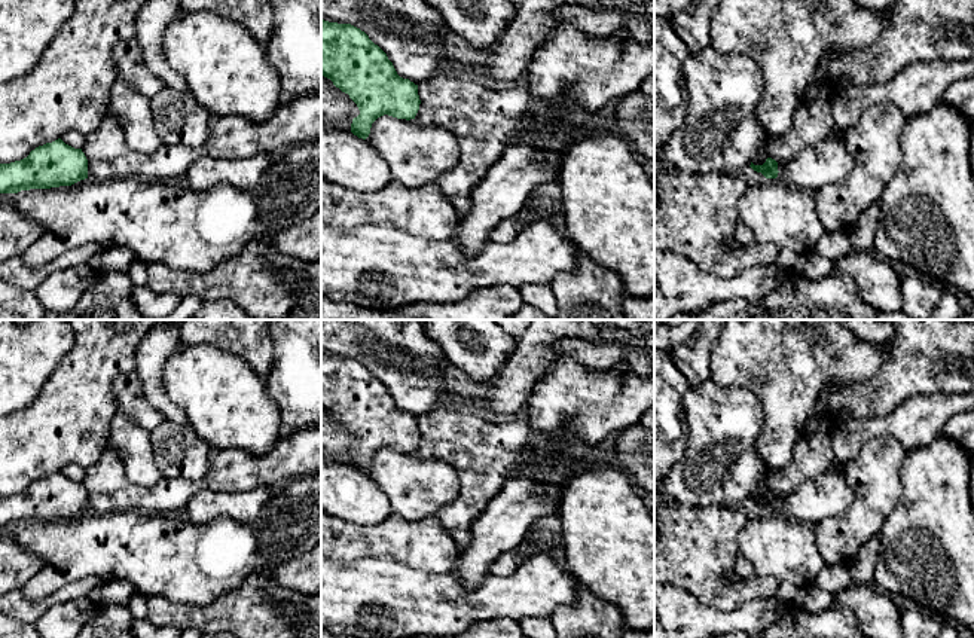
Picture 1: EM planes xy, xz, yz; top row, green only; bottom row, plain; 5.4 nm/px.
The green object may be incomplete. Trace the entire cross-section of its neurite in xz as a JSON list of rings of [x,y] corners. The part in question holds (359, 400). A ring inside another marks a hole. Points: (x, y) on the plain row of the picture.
[[[321,352],[321,409],[330,412],[357,437],[360,448],[352,452],[351,465],[358,471],[366,473],[372,457],[384,448],[410,454],[419,443],[418,418],[400,410],[387,387],[351,357]]]

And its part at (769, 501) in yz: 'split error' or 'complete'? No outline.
complete

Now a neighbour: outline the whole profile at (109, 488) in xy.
[[[321,424],[297,431],[284,430],[275,446],[265,455],[250,455],[245,451],[220,449],[211,452],[210,470],[204,482],[184,477],[164,479],[161,483],[143,488],[132,483],[116,449],[107,446],[101,457],[88,468],[82,485],[88,492],[88,512],[109,515],[116,512],[141,512],[144,515],[171,515],[184,509],[187,500],[202,488],[222,492],[247,492],[257,486],[275,488],[299,477],[321,474]]]

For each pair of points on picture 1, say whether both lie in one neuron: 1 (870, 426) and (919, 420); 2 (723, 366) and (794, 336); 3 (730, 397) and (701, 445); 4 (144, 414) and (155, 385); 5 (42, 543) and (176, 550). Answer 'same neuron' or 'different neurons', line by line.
1: same neuron
2: same neuron
3: same neuron
4: different neurons
5: same neuron

